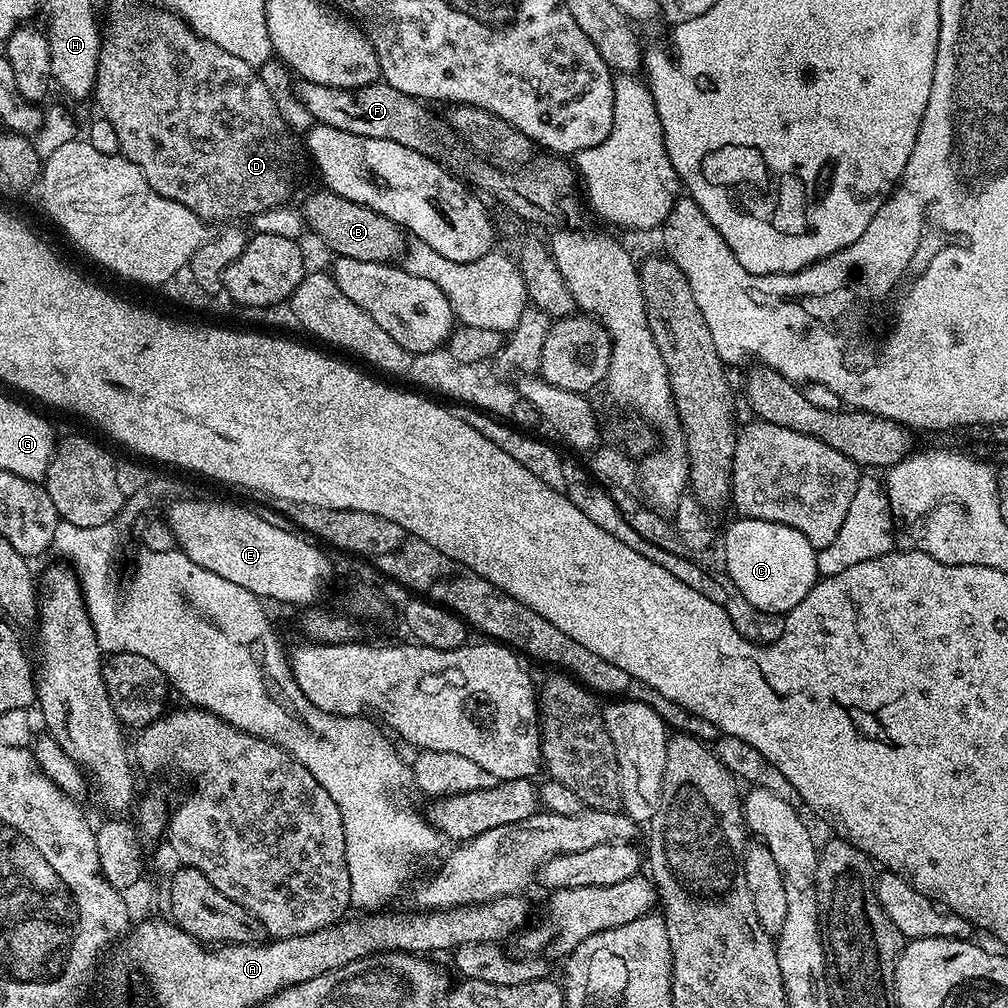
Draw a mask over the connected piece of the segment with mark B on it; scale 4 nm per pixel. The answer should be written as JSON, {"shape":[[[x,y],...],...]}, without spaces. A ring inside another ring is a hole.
{"shape":[[[327,190],[312,192],[299,205],[309,233],[313,232],[324,244],[333,248],[336,256],[354,258],[362,262],[392,262],[403,253],[406,240],[399,225],[390,218],[370,210],[350,198],[342,198]],[[396,256],[396,257],[395,257]]]}

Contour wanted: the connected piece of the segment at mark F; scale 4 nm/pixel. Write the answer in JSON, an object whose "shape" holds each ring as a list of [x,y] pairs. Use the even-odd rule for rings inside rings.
{"shape":[[[300,80],[294,90],[295,97],[317,124],[334,126],[334,130],[346,130],[362,138],[382,138],[386,142],[398,142],[398,146],[410,146],[418,150],[418,154],[451,166],[457,173],[464,172],[460,174],[473,189],[487,192],[492,188],[492,173],[496,168],[491,163],[483,164],[480,161],[483,159],[470,154],[448,125],[447,119],[443,115],[435,116],[425,101],[402,94],[402,90],[394,90],[394,86],[383,82],[361,88],[327,88],[309,80]]]}

